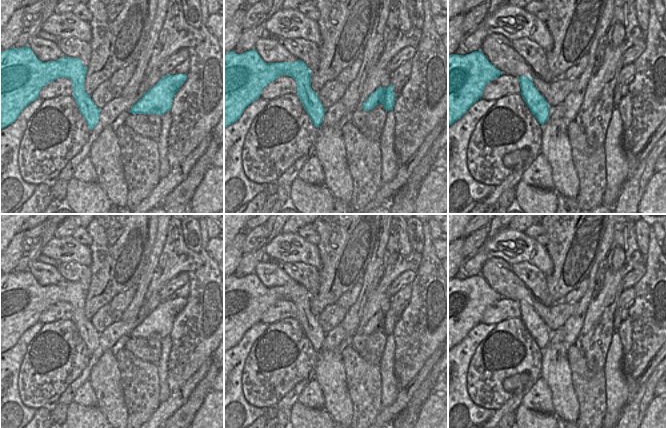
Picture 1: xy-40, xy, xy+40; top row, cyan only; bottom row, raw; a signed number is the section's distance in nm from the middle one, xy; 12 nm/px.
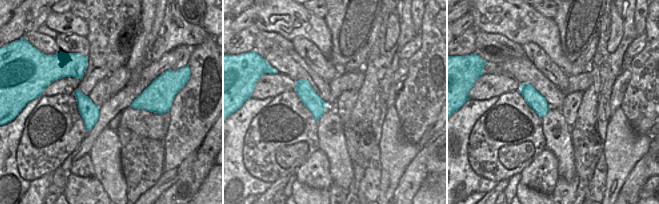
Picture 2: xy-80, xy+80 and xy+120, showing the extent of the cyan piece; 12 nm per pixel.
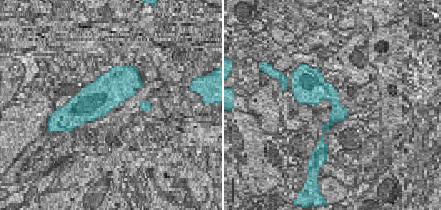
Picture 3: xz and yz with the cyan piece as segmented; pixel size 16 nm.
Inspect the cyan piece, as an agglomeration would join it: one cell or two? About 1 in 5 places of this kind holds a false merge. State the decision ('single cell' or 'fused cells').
single cell

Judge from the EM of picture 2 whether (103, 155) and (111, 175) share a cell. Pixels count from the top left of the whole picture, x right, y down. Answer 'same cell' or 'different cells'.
same cell

